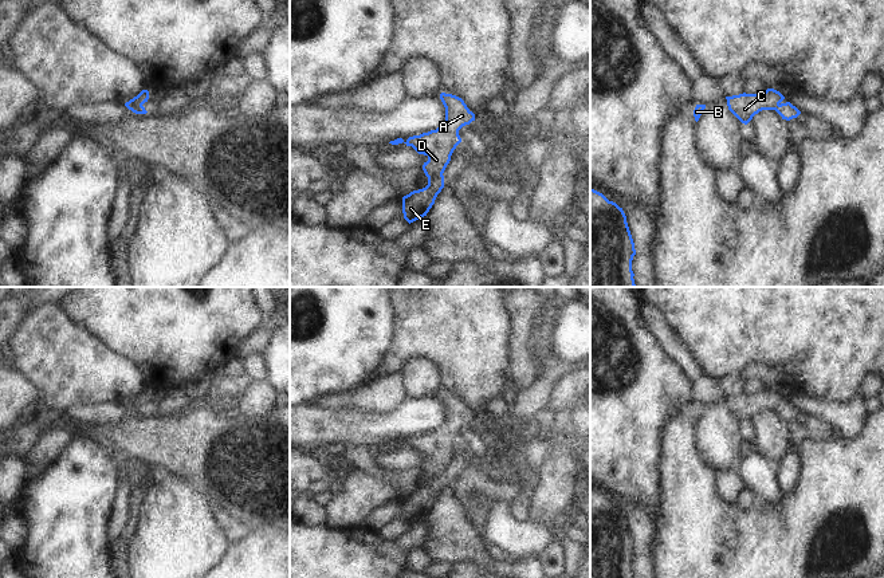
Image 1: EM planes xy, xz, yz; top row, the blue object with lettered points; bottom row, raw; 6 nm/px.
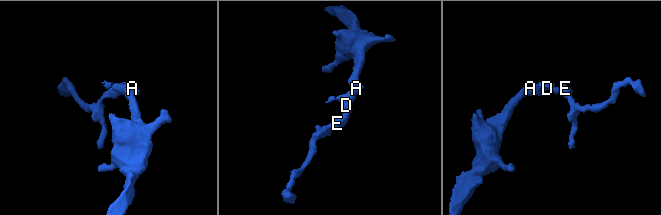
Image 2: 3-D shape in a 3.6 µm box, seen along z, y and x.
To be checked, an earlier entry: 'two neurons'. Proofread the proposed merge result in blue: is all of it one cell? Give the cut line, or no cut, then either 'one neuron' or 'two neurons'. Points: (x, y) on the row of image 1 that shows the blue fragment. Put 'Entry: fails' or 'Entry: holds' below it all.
xz (442, 173), (428, 177) | two neurons
Entry: holds

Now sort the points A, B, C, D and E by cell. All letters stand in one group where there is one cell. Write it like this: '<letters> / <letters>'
A B C D / E

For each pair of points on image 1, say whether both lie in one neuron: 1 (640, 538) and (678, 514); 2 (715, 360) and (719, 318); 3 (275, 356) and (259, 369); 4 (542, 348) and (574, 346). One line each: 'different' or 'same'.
1: different
2: same
3: different
4: different

